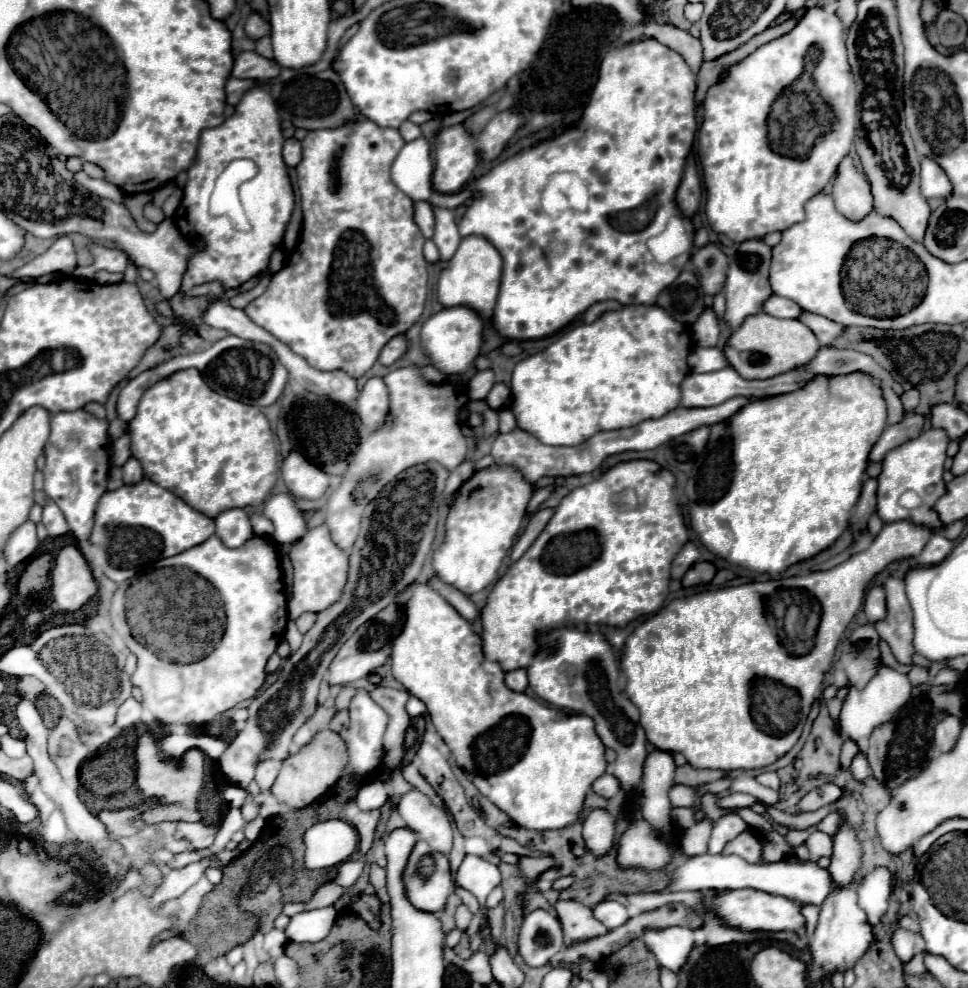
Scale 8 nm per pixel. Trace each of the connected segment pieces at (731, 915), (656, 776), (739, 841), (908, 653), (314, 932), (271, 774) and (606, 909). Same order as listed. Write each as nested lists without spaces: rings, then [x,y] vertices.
[[[728,890],[722,892],[718,898],[714,900],[706,900],[706,906],[710,906],[712,910],[716,910],[726,924],[730,926],[738,926],[744,930],[794,930],[798,934],[804,934],[804,918],[800,914],[800,906],[784,896],[774,896],[768,892],[760,892],[760,890]]]
[[[654,750],[648,752],[642,770],[642,816],[658,832],[674,832],[670,822],[670,798],[668,792],[674,786],[676,764],[670,752]]]
[[[744,832],[740,834],[738,838],[734,838],[722,854],[738,854],[742,856],[744,860],[748,862],[754,862],[754,864],[760,864],[760,842],[758,842],[758,836],[754,832]]]
[[[890,576],[884,582],[886,590],[886,618],[874,628],[882,640],[888,642],[892,654],[902,664],[912,664],[912,610],[904,592],[904,580]]]
[[[334,906],[294,914],[290,918],[284,934],[292,942],[320,942],[322,938],[328,936],[336,914],[338,912]]]
[[[264,760],[256,766],[256,782],[264,792],[270,790],[274,778],[278,776],[278,770],[280,770],[280,762],[274,760]]]
[[[602,900],[596,906],[592,906],[592,914],[596,920],[600,920],[608,930],[622,926],[622,922],[626,922],[628,912],[620,902],[614,900]]]

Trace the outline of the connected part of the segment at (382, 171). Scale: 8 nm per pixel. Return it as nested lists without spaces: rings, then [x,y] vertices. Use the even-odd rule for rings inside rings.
[[[362,116],[358,118],[358,122],[352,122],[350,126],[342,126],[338,130],[308,132],[308,136],[302,140],[302,162],[296,166],[296,174],[298,174],[298,190],[300,190],[300,204],[302,204],[304,220],[302,220],[302,238],[300,238],[296,262],[286,264],[278,274],[274,274],[266,292],[260,298],[252,300],[244,310],[254,324],[258,324],[266,332],[270,332],[274,338],[278,338],[280,342],[290,346],[292,352],[302,356],[316,370],[344,370],[352,378],[362,376],[378,360],[382,346],[390,338],[406,332],[414,322],[418,322],[418,318],[424,310],[426,292],[428,292],[428,286],[426,286],[428,284],[428,270],[426,270],[426,260],[422,256],[422,246],[424,246],[426,238],[422,238],[418,226],[414,226],[412,200],[406,198],[406,194],[402,194],[402,190],[398,190],[390,178],[390,166],[404,144],[406,142],[402,140],[398,130],[376,126]],[[364,312],[368,312],[368,318],[358,318]]]

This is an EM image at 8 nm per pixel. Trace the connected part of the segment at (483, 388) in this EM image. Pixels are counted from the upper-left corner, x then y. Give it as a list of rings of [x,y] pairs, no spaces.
[[[492,369],[478,371],[467,385],[469,398],[471,400],[485,399],[494,383],[495,376]]]

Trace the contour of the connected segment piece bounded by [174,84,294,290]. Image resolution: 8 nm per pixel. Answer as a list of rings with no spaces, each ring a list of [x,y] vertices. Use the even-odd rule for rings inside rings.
[[[256,84],[244,92],[242,100],[236,106],[236,112],[222,124],[210,130],[204,130],[200,136],[196,164],[188,170],[188,182],[184,186],[184,198],[180,210],[174,214],[174,222],[184,236],[194,236],[194,240],[206,240],[204,250],[196,250],[184,278],[182,290],[188,290],[198,284],[220,280],[228,288],[238,288],[242,282],[260,274],[268,266],[272,250],[282,242],[286,224],[294,210],[294,192],[290,186],[288,170],[282,160],[284,136],[280,130],[280,120],[276,112],[274,98],[270,96],[268,86]],[[238,158],[248,158],[258,166],[258,174],[240,184],[240,200],[244,212],[250,220],[252,230],[236,230],[234,222],[228,216],[210,216],[208,200],[212,196],[216,178],[224,168]]]

